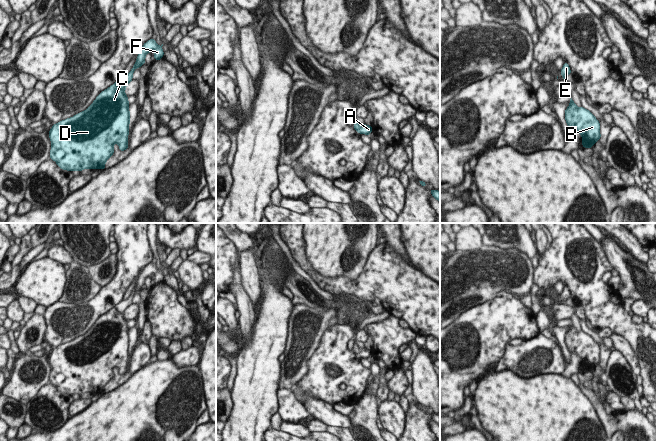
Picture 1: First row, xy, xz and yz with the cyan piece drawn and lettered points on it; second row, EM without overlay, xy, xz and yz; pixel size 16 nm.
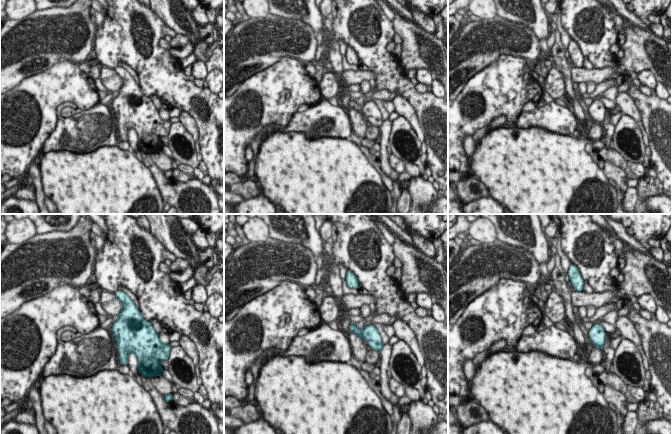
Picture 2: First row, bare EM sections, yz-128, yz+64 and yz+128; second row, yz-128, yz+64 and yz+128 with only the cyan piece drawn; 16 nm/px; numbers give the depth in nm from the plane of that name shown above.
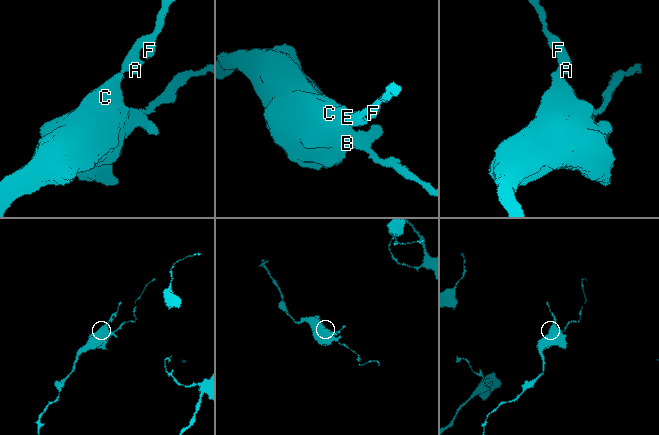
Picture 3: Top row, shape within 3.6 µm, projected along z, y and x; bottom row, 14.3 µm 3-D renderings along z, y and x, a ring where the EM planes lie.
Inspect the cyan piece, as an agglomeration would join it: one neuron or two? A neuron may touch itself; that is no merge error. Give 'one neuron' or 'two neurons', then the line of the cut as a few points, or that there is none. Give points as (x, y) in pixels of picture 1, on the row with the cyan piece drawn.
one neuron; no cut

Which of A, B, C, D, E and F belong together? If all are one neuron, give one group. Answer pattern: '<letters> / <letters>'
A B C D E F

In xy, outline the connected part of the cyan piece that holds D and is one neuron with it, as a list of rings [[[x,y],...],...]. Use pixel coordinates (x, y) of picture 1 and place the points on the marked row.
[[[153,38],[143,44],[139,51],[134,67],[127,76],[122,77],[112,86],[101,92],[95,101],[83,112],[74,117],[63,120],[52,126],[49,138],[52,143],[50,158],[53,159],[63,170],[105,169],[105,162],[113,155],[113,145],[117,143],[119,150],[128,148],[128,126],[130,124],[130,112],[128,97],[125,95],[126,86],[132,81],[132,75],[136,68],[145,64],[145,56],[154,50],[155,60],[163,58],[162,46],[156,44]]]

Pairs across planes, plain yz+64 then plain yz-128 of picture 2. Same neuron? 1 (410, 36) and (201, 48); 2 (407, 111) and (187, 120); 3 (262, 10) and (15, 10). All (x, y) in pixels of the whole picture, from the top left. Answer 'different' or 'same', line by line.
1: same
2: same
3: same

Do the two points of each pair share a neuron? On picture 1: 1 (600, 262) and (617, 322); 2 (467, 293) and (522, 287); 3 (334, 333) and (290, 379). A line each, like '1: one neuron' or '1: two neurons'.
1: one neuron
2: one neuron
3: two neurons

